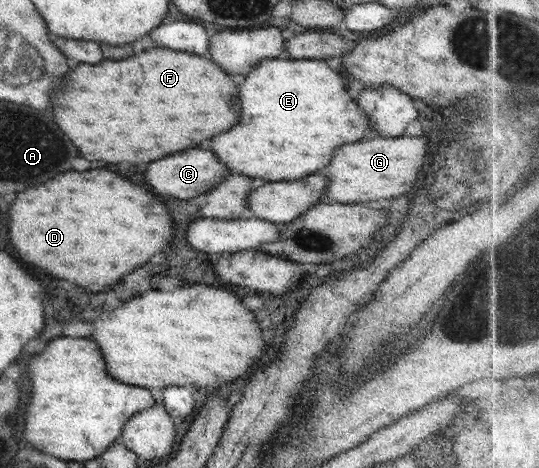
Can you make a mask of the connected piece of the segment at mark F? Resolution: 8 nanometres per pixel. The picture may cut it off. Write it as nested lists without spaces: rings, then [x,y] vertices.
[[[151,49],[141,55],[133,55],[123,61],[103,61],[99,65],[85,65],[71,69],[65,75],[65,83],[55,89],[51,107],[53,121],[59,129],[69,135],[73,145],[81,151],[87,161],[107,161],[107,163],[149,163],[163,159],[173,151],[185,151],[197,147],[201,141],[227,131],[239,121],[233,105],[237,85],[211,61],[169,49]]]

